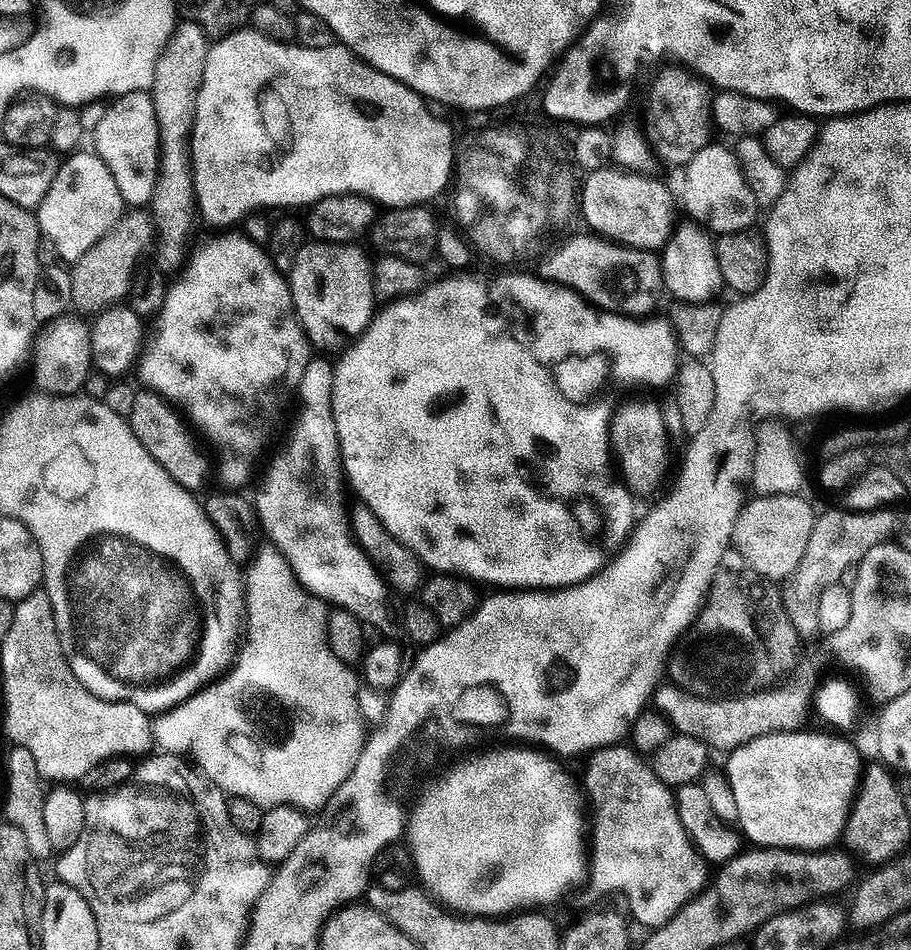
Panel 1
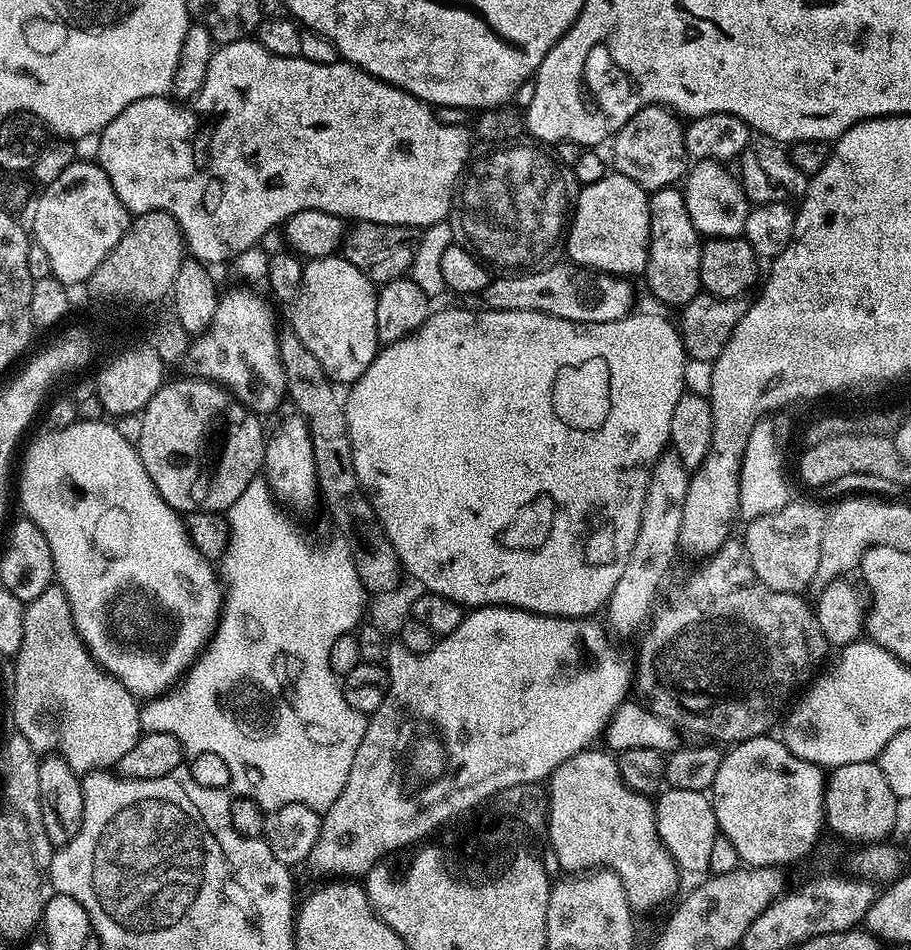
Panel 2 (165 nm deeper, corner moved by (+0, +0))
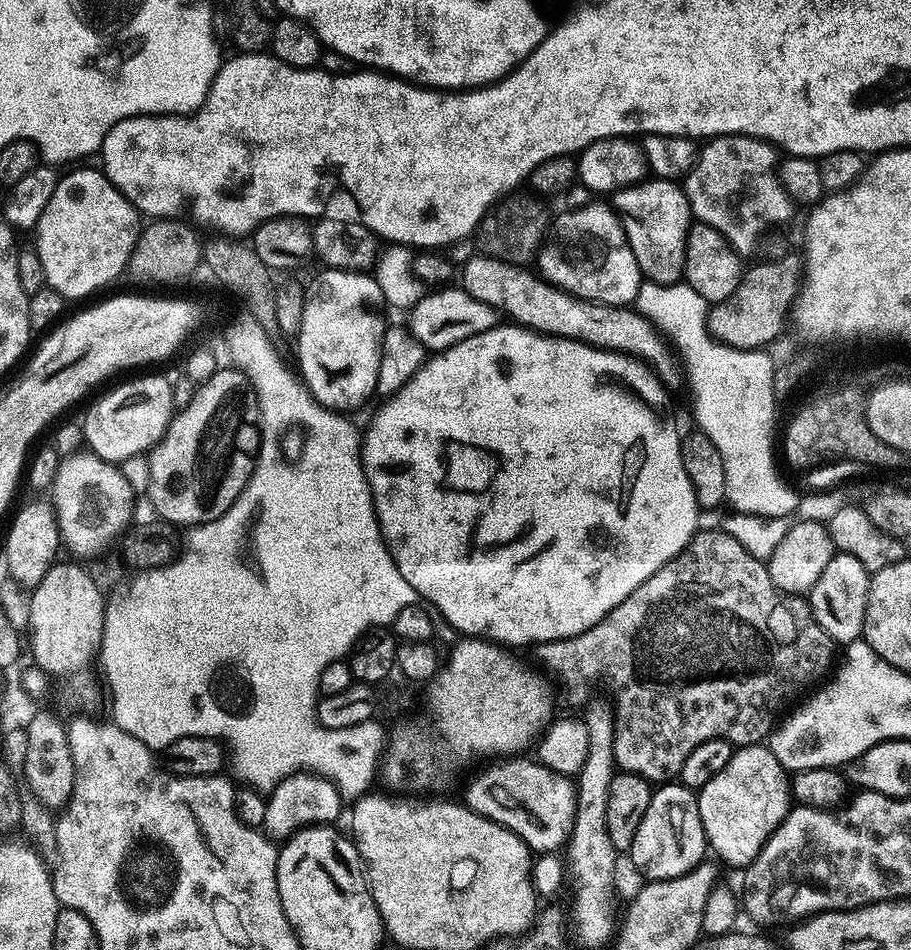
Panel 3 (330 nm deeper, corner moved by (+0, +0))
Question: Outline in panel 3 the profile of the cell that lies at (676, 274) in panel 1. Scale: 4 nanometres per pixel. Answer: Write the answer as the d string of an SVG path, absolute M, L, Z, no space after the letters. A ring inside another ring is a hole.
M645 178L639 184L629 184L628 187L611 193L610 207L620 217L620 225L624 227L630 250L634 250L641 277L654 284L677 283L684 275L684 246L689 227L694 220L683 187L674 180Z

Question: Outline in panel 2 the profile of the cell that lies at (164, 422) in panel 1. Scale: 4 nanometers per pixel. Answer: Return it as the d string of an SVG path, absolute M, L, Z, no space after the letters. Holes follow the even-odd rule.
M169 379L161 384L154 398L150 398L144 411L139 413L142 420L142 438L138 445L140 461L146 466L146 474L150 474L150 482L154 482L158 494L177 512L224 514L242 498L242 490L261 475L266 431L260 425L261 417L248 405L241 404L224 385L215 380L191 379Z

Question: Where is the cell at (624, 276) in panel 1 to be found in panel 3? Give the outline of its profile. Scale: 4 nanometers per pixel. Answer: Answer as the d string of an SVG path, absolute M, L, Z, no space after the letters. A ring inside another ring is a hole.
M444 286L439 290L429 291L407 313L408 331L432 354L442 352L458 342L466 342L466 338L474 338L474 334L482 334L497 327L498 324L498 314L495 309L486 306L486 302L478 302L478 298L464 291L463 287L452 287Z

